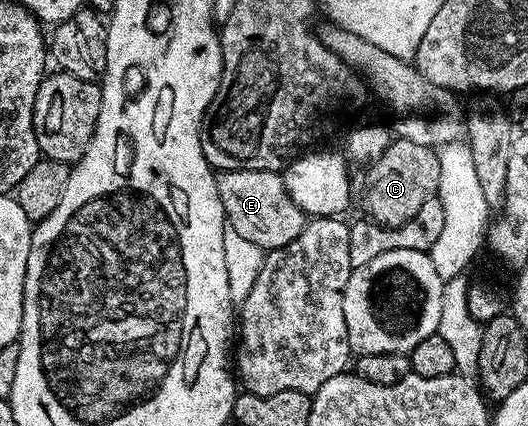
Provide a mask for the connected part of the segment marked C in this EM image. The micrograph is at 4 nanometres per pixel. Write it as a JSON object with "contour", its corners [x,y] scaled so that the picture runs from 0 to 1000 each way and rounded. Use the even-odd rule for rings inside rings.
{"contour":[[[759,319],[741,331],[716,378],[699,392],[693,408],[693,448],[686,455],[686,484],[710,531],[756,531],[803,488],[813,465],[824,462],[833,432],[831,354],[820,343],[788,338]]]}

